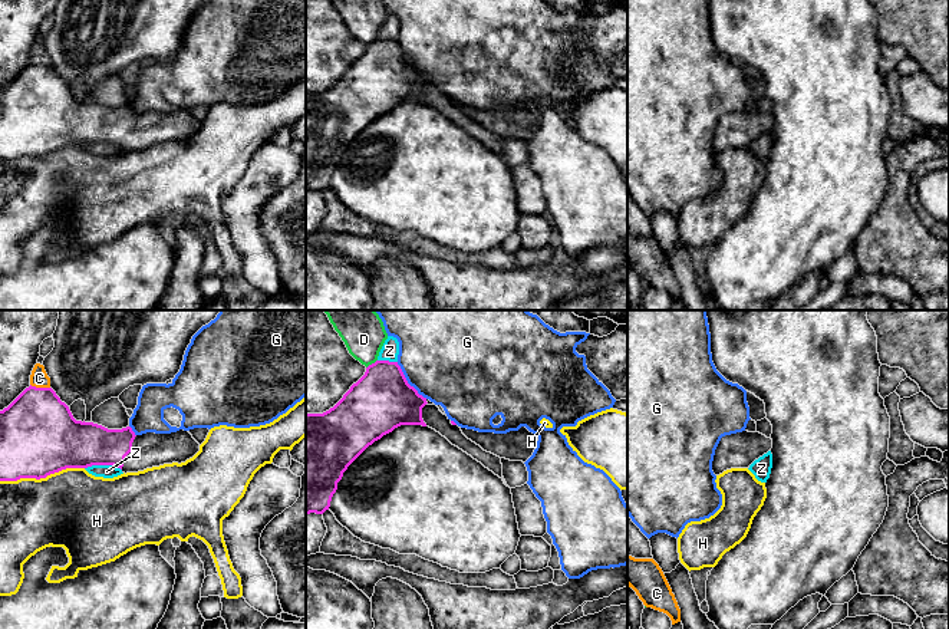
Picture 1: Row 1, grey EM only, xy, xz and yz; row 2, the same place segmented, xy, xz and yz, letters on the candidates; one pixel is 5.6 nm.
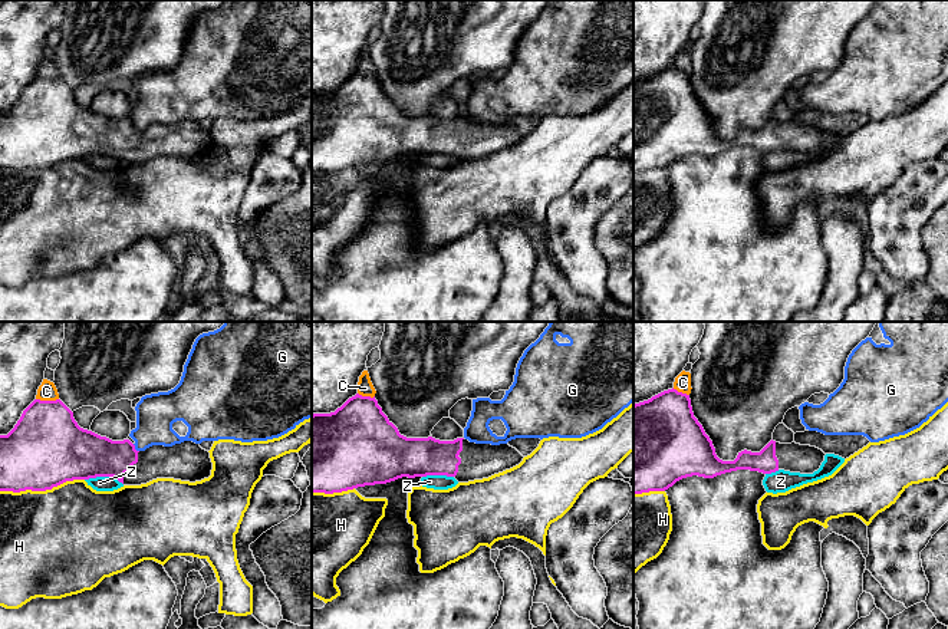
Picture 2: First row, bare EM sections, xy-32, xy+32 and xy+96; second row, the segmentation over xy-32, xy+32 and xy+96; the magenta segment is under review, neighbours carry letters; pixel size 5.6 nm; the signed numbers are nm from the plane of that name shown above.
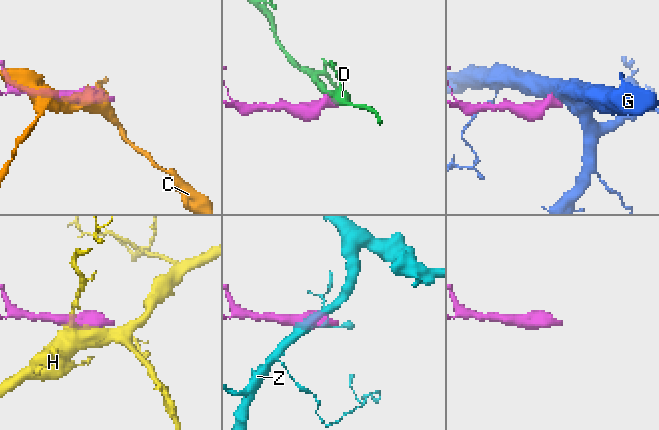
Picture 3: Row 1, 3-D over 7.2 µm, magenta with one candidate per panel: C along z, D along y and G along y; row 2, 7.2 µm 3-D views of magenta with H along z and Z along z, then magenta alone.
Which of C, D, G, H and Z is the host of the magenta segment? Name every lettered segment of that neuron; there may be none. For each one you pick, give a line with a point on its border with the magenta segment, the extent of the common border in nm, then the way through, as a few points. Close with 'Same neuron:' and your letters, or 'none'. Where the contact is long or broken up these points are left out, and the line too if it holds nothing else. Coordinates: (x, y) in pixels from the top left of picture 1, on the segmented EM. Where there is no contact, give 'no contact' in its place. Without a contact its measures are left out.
Same neuron: none

